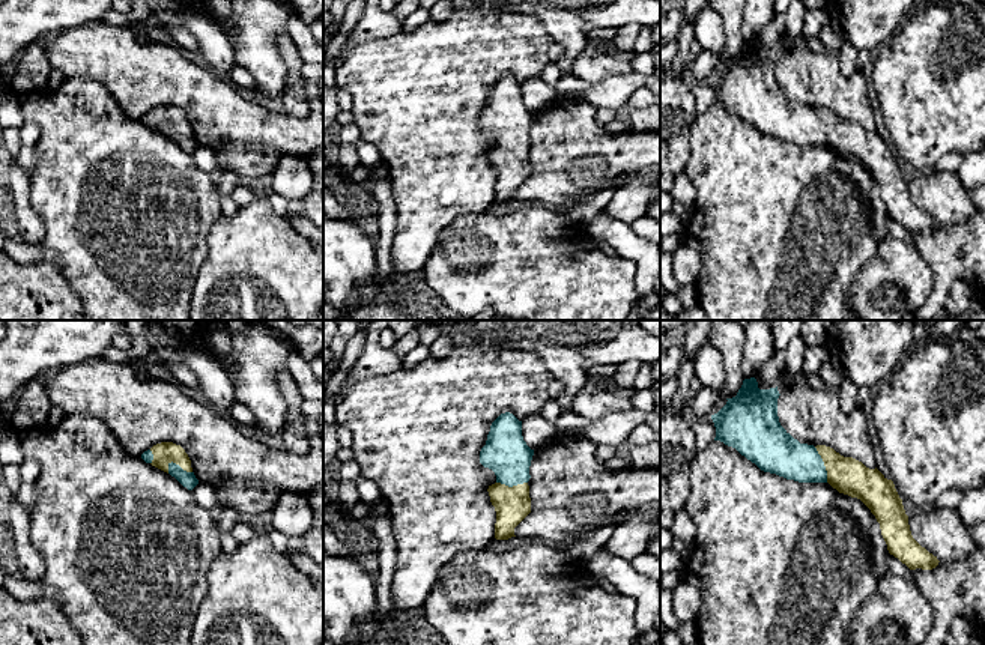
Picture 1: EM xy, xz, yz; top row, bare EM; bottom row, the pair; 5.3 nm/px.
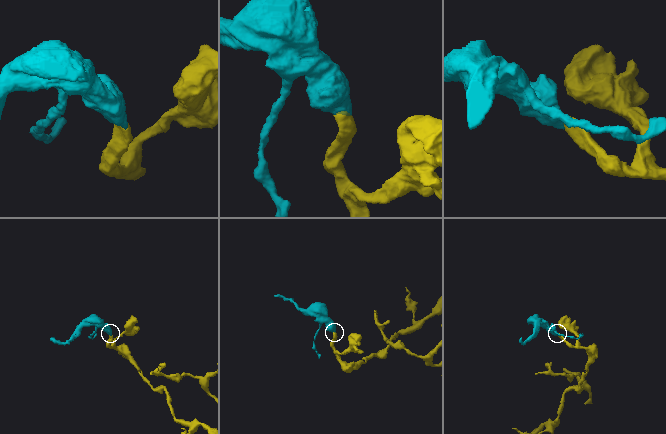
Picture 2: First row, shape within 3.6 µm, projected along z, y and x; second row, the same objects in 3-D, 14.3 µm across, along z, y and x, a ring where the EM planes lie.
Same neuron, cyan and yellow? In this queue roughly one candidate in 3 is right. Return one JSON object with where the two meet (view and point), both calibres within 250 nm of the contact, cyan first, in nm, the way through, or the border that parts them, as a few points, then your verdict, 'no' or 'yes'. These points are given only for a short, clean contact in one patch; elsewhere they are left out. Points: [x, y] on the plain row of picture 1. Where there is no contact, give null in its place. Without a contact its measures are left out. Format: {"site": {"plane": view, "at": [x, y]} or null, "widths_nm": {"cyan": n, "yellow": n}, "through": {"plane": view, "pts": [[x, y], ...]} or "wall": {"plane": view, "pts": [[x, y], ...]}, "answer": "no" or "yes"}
{"site": {"plane": "yz", "at": [823, 128]}, "widths_nm": {"cyan": 220, "yellow": 190}, "through": {"plane": "yz", "pts": [[778, 116], [797, 125], [823, 128], [848, 139]]}, "answer": "yes"}

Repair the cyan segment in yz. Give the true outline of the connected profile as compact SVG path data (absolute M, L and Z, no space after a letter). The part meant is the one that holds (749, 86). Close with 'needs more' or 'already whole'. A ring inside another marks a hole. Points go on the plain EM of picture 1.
M755 41L744 42L737 59L711 78L714 104L735 111L764 135L799 146L829 146L860 162L880 186L890 218L910 233L935 232L940 224L913 201L893 144L830 110L800 107L779 86L779 59L777 50L759 53Z | needs more

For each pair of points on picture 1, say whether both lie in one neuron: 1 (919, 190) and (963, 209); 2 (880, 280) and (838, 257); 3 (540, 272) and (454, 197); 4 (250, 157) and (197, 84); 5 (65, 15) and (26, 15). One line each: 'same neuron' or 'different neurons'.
1: same neuron
2: different neurons
3: different neurons
4: same neuron
5: same neuron

